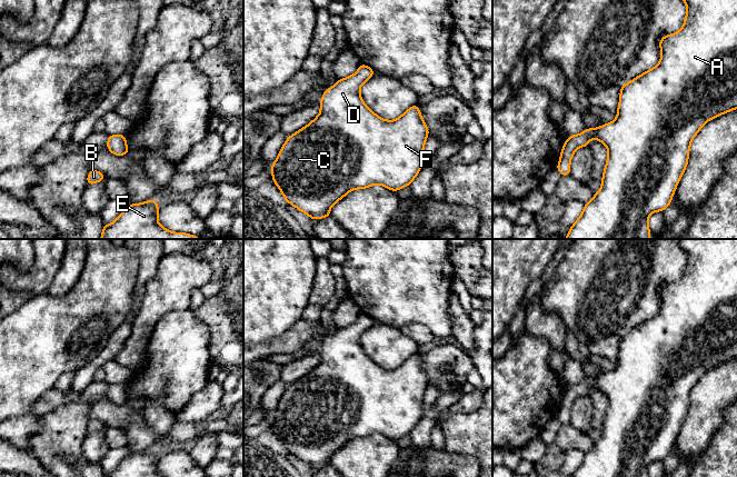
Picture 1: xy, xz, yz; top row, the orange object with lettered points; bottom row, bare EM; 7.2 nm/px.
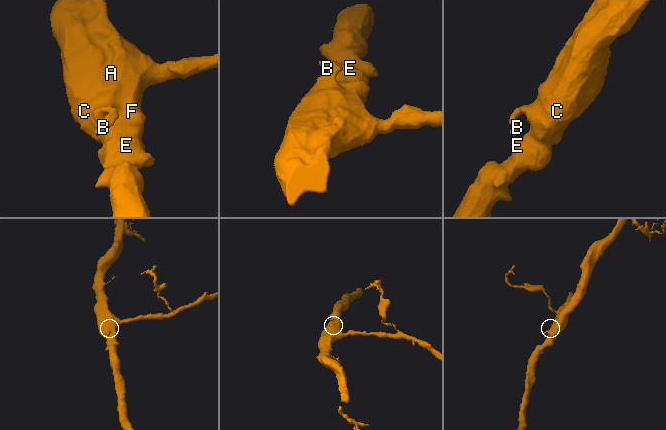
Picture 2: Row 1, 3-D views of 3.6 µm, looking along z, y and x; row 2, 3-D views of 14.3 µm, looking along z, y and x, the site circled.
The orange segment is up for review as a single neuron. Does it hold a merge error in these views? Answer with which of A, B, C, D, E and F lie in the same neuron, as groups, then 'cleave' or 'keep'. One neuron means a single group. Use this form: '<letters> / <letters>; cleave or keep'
A B C D E F; keep

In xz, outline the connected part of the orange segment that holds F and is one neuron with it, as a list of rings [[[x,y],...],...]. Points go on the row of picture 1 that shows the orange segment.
[[[360,63],[355,74],[328,88],[320,100],[320,113],[287,138],[270,167],[285,200],[312,220],[329,217],[330,208],[351,190],[381,185],[396,192],[410,186],[421,169],[429,129],[419,106],[391,121],[377,116],[360,96],[360,87],[374,74],[372,68]]]

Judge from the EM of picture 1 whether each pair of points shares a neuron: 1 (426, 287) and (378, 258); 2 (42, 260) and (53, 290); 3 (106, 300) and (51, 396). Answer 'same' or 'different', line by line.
1: same
2: different
3: different

